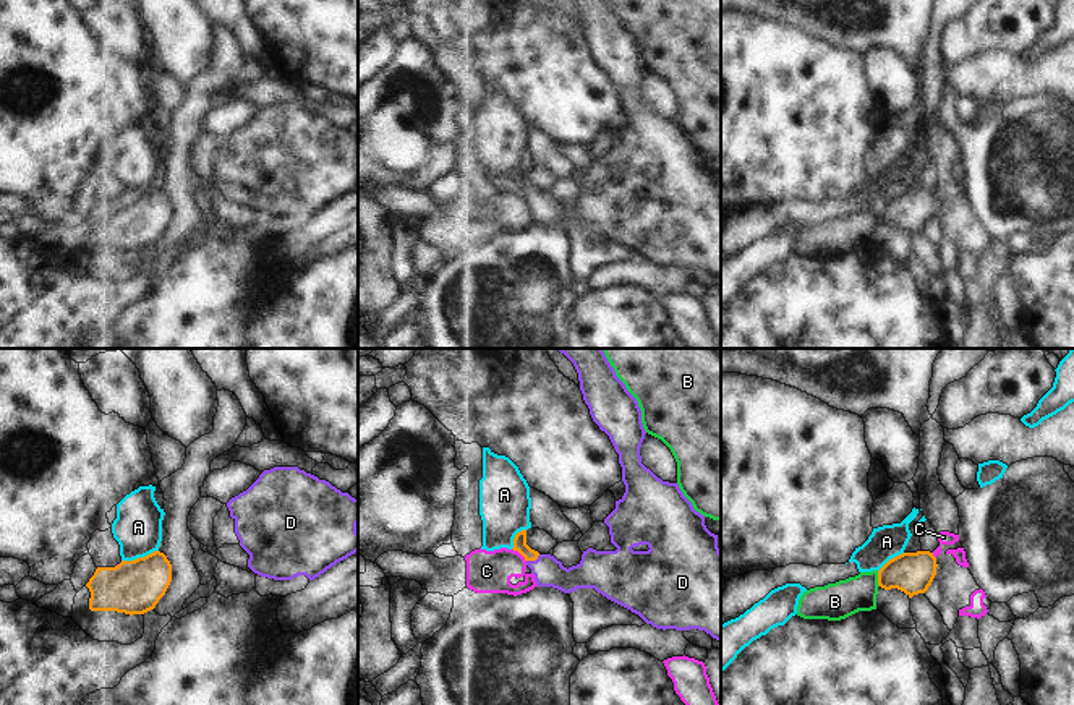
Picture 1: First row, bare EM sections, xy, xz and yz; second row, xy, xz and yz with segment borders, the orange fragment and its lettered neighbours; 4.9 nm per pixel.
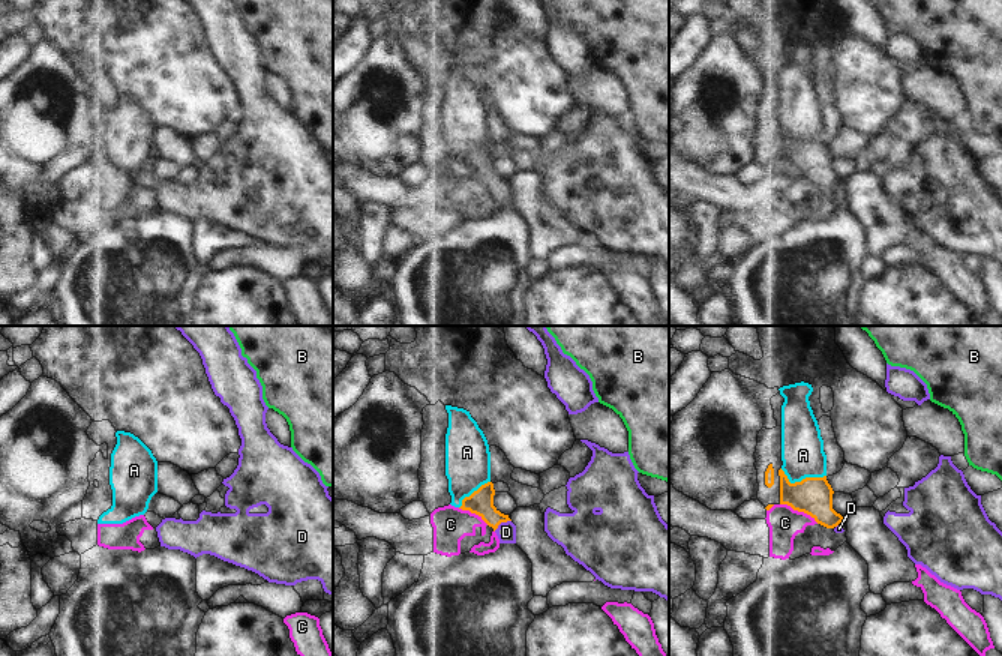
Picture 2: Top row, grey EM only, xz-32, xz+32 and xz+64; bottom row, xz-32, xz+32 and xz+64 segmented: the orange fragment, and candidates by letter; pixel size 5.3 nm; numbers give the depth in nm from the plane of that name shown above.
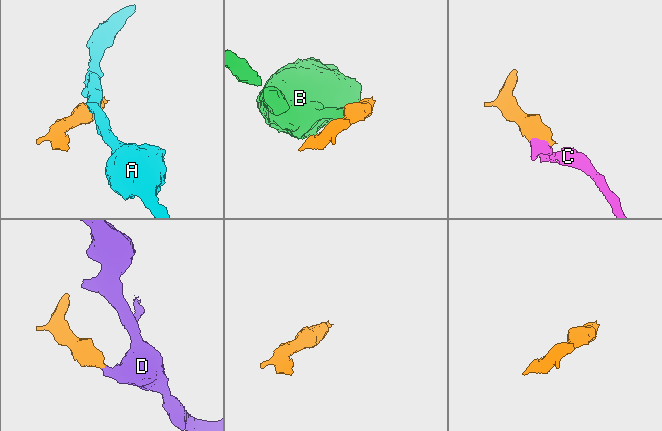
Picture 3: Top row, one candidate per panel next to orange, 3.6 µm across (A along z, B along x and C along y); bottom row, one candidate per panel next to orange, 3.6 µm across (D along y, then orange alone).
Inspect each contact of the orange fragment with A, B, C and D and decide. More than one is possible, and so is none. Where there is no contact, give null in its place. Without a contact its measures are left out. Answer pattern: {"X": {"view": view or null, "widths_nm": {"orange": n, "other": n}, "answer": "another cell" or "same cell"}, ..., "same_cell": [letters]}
{"A": {"view": "xy", "widths_nm": {"orange": 280, "other": 240}, "answer": "another cell"}, "B": {"view": "yz", "widths_nm": {"orange": 200, "other": 190}, "answer": "another cell"}, "C": {"view": "xz", "widths_nm": {"orange": 70, "other": 200}, "answer": "another cell"}, "D": {"view": "xz", "widths_nm": {"orange": 70, "other": 150}, "answer": "same cell"}, "same_cell": ["D"]}

